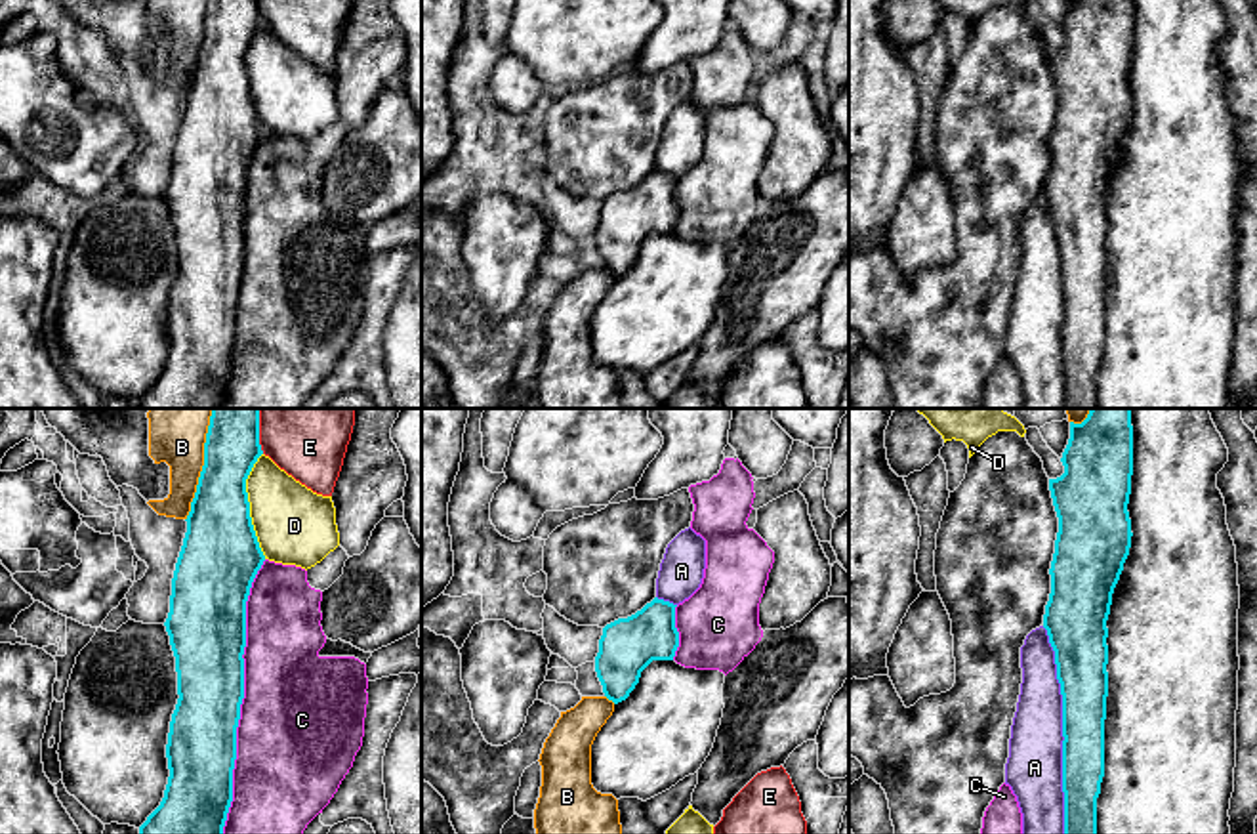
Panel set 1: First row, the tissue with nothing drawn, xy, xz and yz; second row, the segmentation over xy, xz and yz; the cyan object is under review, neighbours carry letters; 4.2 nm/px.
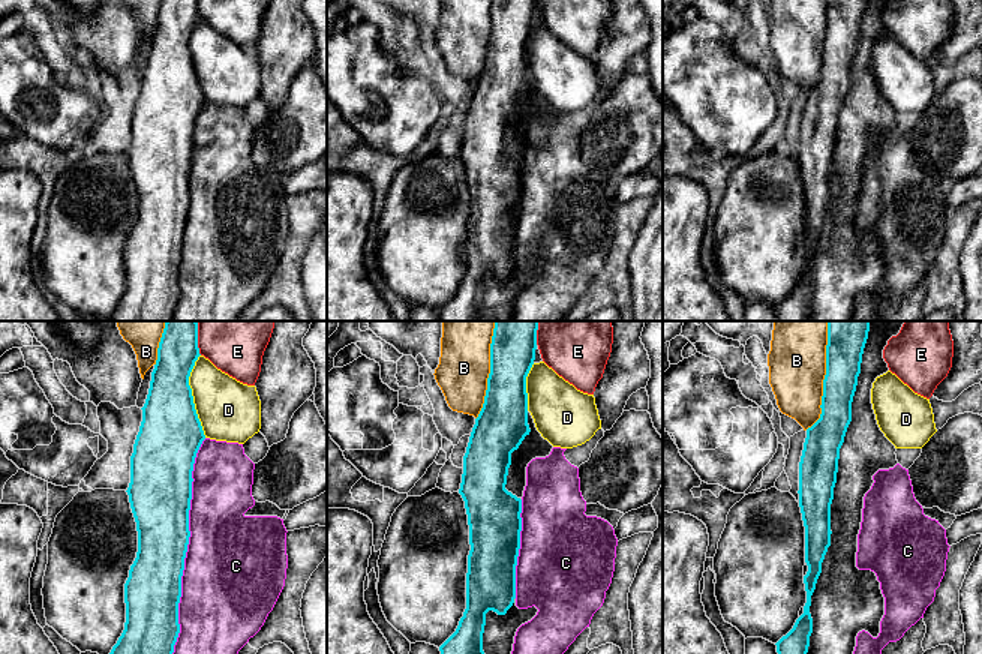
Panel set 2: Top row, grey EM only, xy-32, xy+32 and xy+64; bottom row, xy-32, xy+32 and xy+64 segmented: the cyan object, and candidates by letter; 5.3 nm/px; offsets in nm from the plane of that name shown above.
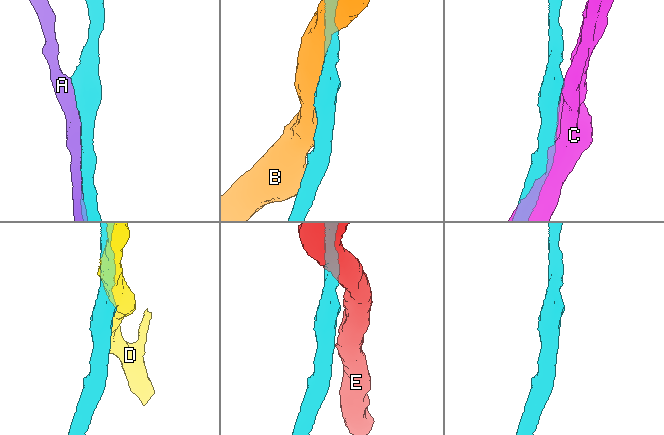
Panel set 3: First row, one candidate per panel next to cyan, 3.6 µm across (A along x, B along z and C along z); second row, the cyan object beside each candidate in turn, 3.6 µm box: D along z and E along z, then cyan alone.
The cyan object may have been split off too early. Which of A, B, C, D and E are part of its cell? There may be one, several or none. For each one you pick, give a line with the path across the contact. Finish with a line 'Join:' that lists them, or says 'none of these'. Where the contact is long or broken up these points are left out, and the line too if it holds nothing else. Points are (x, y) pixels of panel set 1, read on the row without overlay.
Join: none of these

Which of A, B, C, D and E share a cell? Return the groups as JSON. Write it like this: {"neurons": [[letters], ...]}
{"neurons": [["A"], ["B"], ["C"], ["D", "E"]]}

